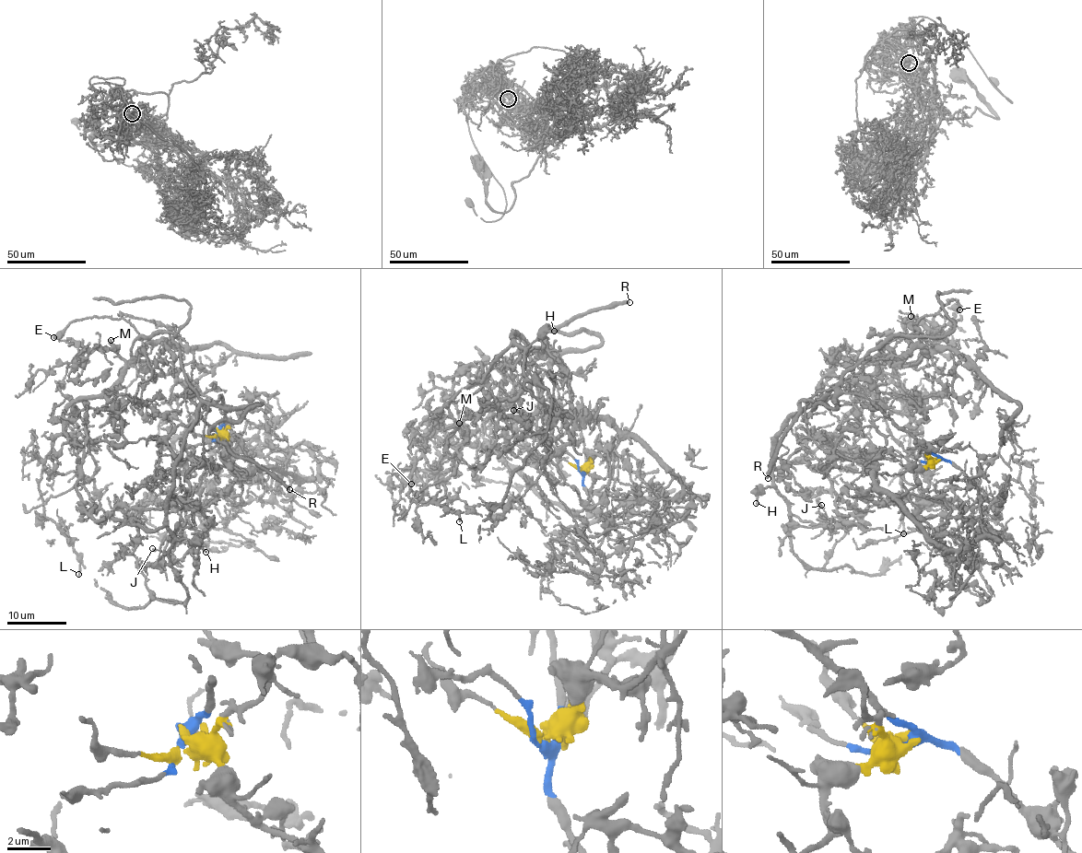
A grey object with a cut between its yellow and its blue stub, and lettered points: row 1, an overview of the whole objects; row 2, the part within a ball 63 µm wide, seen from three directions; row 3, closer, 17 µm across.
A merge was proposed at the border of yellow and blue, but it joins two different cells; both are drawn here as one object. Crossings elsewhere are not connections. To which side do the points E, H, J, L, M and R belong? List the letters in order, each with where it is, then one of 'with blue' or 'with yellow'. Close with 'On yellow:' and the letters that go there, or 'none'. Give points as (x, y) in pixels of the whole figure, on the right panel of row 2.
E: at (959, 309); with blue
H: at (756, 503); with blue
J: at (821, 505); with yellow
L: at (903, 533); with yellow
M: at (911, 316); with yellow
R: at (768, 478); with blue
On yellow: J, L, M

